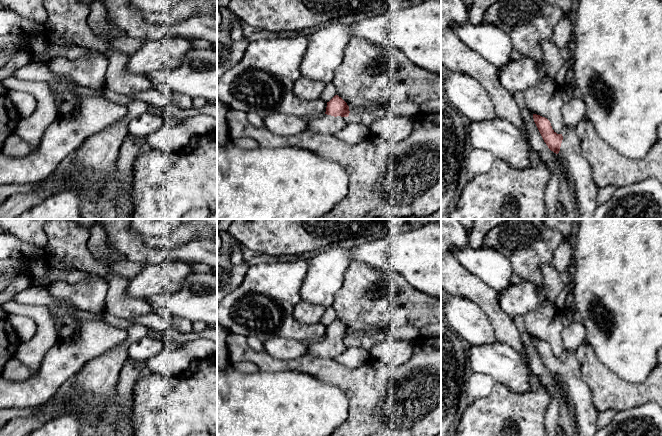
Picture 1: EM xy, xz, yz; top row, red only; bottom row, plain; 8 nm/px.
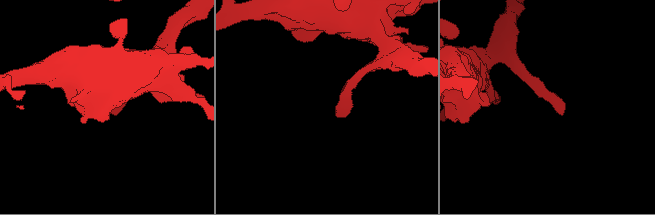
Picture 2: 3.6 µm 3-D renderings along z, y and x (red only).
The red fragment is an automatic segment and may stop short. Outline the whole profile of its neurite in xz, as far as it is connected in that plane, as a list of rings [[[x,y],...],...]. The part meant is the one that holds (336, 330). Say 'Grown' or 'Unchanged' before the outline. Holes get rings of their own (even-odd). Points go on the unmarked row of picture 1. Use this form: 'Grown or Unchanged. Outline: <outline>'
Grown. Outline: [[[338,319],[327,326],[326,336],[321,341],[308,345],[307,354],[320,358],[334,359],[348,347],[349,330]]]

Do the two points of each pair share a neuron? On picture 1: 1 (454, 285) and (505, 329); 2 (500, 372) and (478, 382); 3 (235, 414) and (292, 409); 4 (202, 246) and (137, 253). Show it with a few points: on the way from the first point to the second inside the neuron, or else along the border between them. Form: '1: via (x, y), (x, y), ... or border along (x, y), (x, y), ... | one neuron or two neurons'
1: via (468, 286), (496, 315) | one neuron
2: border along (473, 371), (487, 373), (495, 381) | two neurons
3: via (249, 414), (278, 414) | one neuron
4: via (186, 253), (153, 254) | one neuron

